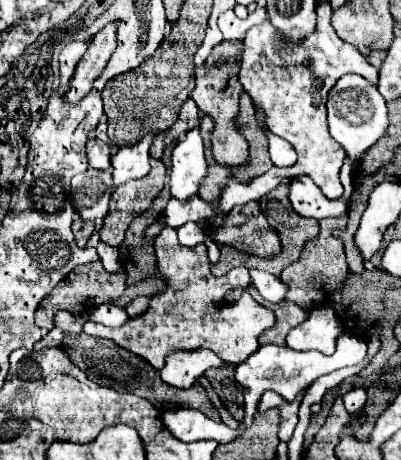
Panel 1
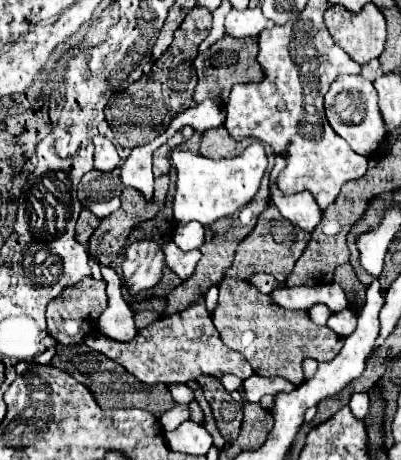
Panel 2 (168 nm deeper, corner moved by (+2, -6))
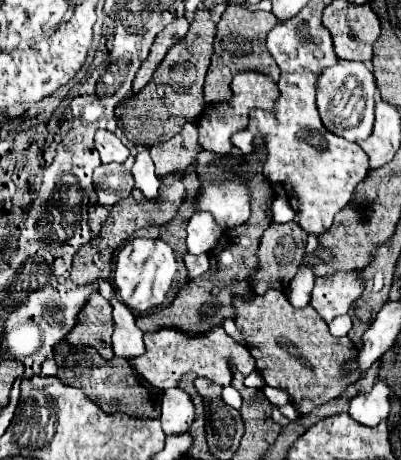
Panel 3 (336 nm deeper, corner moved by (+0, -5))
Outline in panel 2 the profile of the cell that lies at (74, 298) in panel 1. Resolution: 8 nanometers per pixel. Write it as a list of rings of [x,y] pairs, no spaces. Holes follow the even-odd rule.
[[[85,278],[61,292],[55,300],[47,306],[47,332],[51,338],[55,338],[59,344],[81,344],[83,336],[89,332],[89,328],[97,322],[99,314],[107,308],[107,294],[105,294],[105,282],[95,278]],[[89,324],[87,330],[83,326]]]

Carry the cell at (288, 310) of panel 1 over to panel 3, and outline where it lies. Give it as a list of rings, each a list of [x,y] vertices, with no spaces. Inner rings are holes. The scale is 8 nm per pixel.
[[[269,289],[263,297],[251,301],[235,299],[235,309],[235,325],[245,335],[247,349],[257,361],[257,371],[267,385],[289,393],[289,403],[299,415],[307,415],[315,407],[339,397],[345,387],[363,377],[363,371],[343,375],[343,363],[355,359],[357,347],[349,337],[333,337],[327,323],[311,305],[297,309],[285,293]]]

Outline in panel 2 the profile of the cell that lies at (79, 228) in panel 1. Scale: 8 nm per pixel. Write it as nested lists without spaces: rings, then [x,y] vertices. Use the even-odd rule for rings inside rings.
[[[83,208],[75,226],[75,238],[79,240],[79,244],[87,246],[87,240],[97,226],[99,226],[99,218],[95,218],[91,212],[87,212],[87,208]]]

